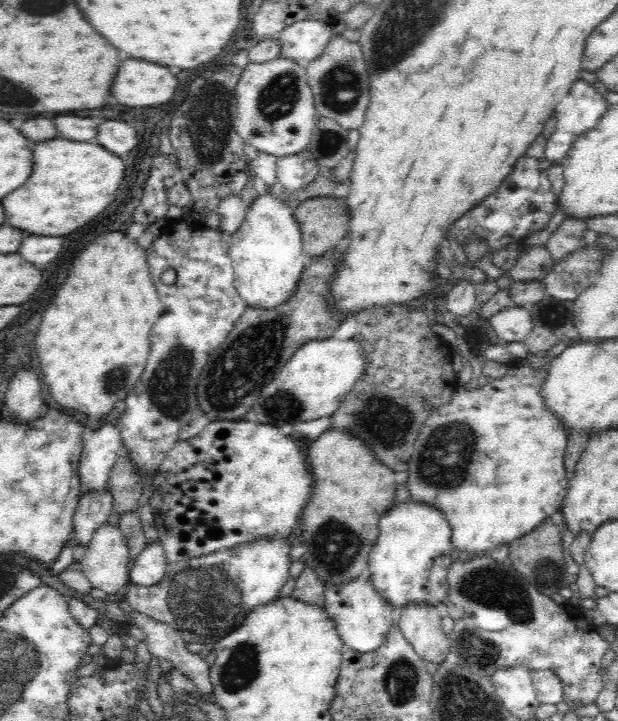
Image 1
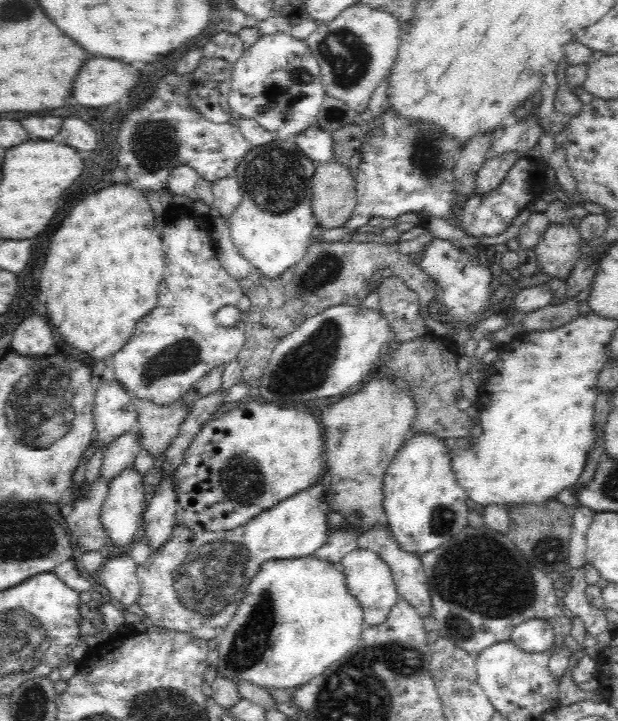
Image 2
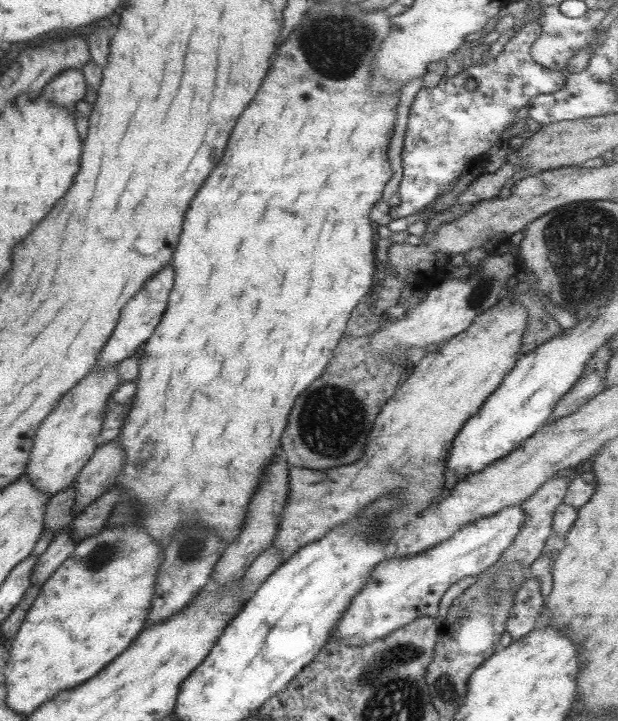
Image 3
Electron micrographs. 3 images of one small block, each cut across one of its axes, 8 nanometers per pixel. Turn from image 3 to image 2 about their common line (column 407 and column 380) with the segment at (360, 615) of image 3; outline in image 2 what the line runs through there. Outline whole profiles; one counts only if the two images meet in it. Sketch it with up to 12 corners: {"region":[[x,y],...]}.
{"region":[[369,548],[341,562],[346,585],[364,613],[380,625],[400,599],[392,571]]}

